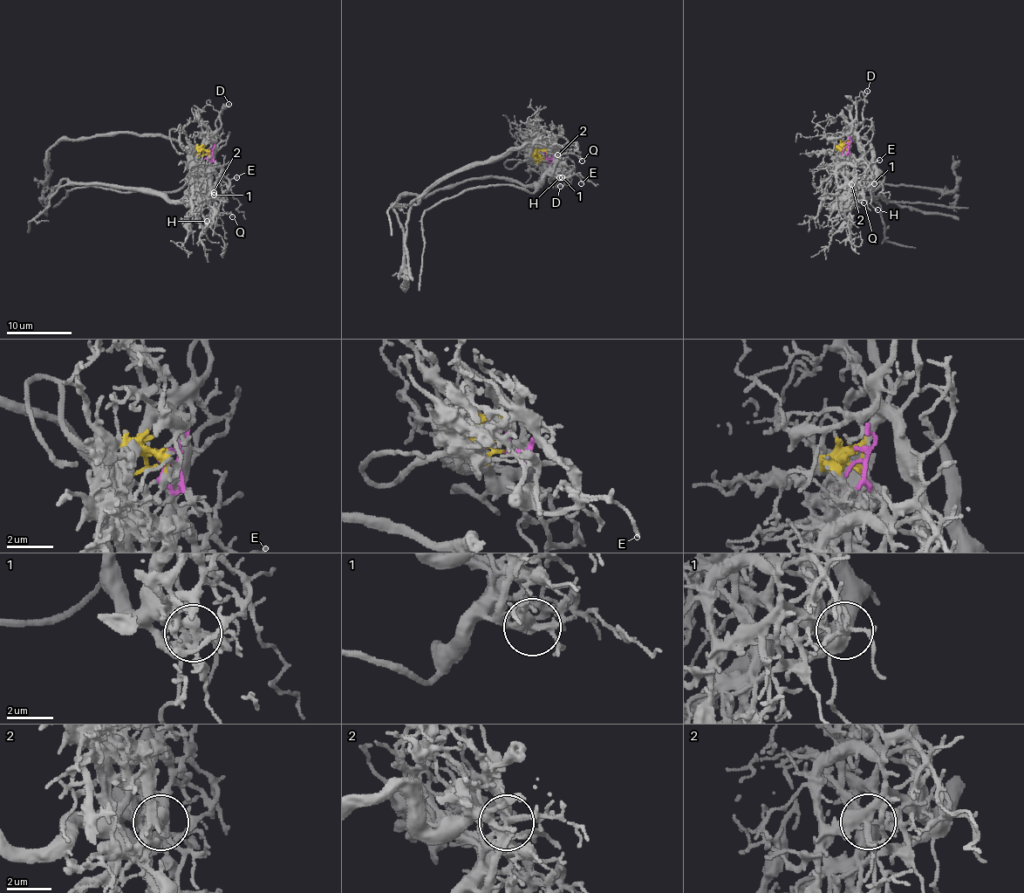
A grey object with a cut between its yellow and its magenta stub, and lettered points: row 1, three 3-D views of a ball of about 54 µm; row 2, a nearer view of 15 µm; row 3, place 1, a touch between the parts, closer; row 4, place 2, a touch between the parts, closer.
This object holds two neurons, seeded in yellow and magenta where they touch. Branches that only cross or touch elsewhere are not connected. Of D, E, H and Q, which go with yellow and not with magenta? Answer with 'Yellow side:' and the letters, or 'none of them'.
Yellow side: D

